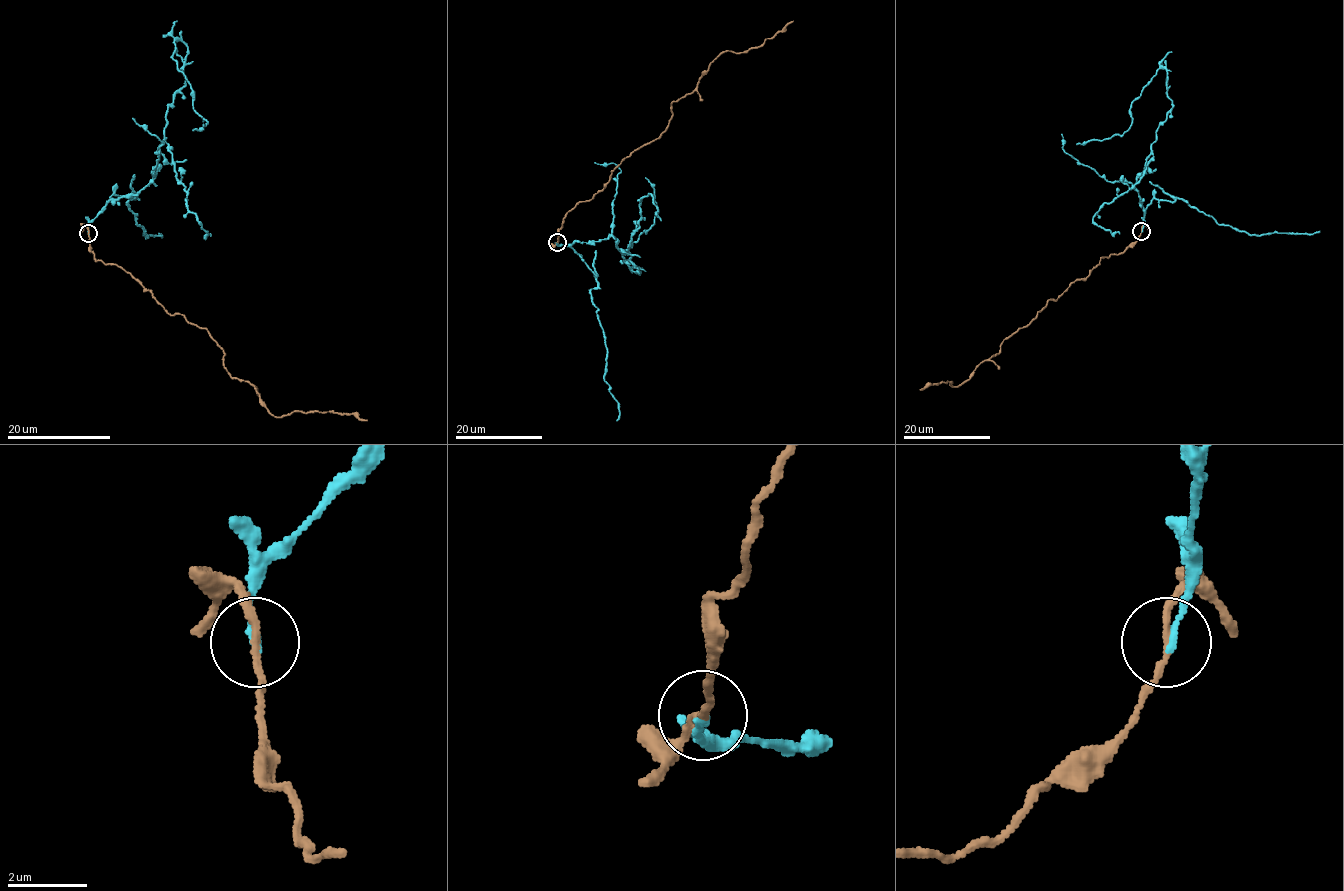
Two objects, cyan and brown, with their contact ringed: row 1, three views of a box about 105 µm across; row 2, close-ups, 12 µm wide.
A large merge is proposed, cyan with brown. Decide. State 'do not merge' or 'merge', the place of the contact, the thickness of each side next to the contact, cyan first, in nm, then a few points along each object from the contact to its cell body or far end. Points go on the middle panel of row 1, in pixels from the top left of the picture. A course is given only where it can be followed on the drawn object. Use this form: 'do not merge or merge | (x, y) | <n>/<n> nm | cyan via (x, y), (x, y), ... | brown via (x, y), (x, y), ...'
do not merge | (557, 242) | 200/160 nm | cyan via (557, 242), (610, 235), (639, 273), (628, 249), (657, 212), (645, 177) | brown via (557, 242), (563, 217), (666, 129), (674, 101), (696, 88), (715, 58), (760, 46), (793, 20)

